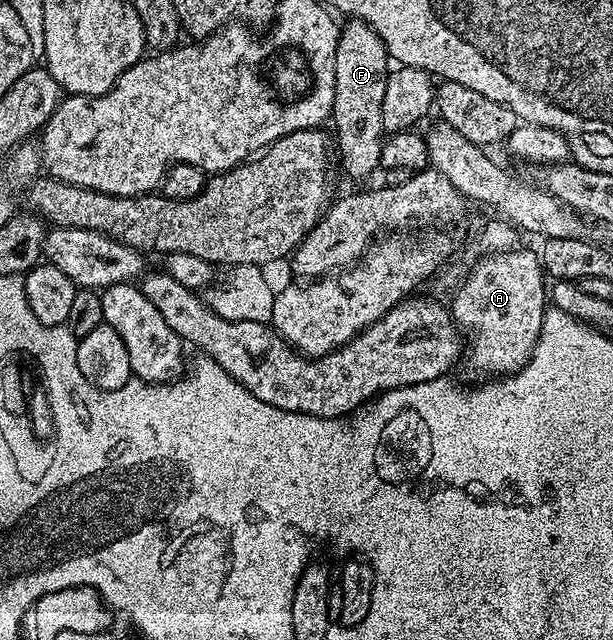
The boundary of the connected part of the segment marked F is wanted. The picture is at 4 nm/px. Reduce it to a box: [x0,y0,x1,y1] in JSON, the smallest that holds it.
[330,18,389,179]

